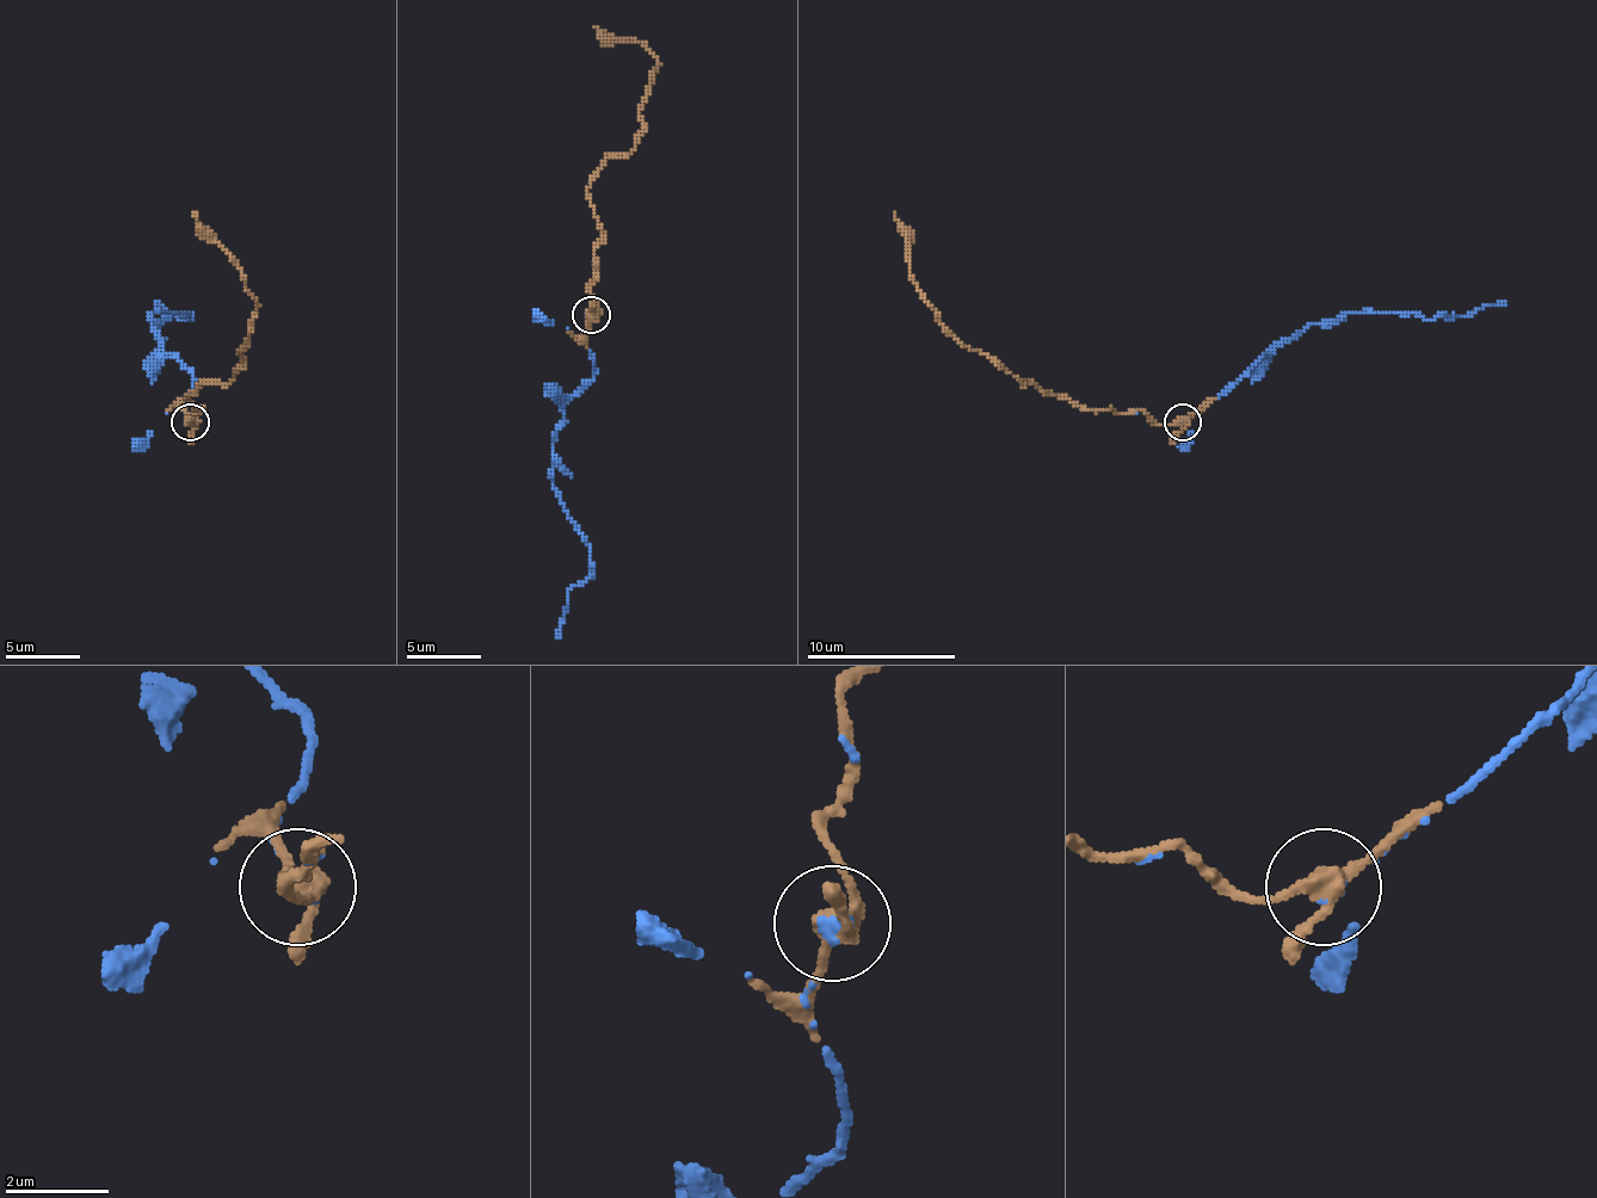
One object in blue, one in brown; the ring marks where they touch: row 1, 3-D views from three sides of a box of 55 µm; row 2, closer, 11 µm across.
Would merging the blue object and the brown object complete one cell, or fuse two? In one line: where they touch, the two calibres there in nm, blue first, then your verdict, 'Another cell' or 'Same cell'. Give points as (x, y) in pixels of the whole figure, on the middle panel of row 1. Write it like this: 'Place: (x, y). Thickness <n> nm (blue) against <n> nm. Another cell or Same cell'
Place: (591, 314). Thickness 110 nm (blue) against 320 nm. Same cell

